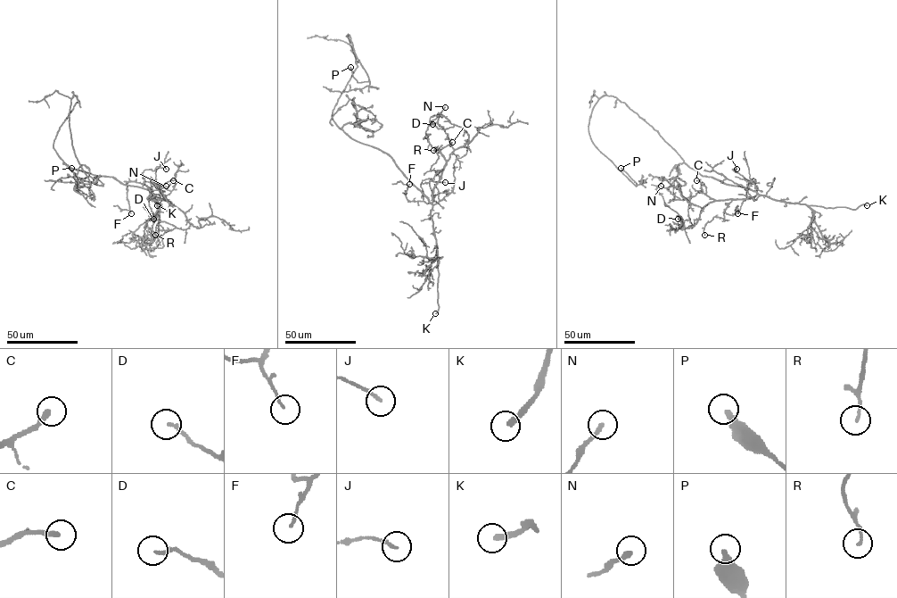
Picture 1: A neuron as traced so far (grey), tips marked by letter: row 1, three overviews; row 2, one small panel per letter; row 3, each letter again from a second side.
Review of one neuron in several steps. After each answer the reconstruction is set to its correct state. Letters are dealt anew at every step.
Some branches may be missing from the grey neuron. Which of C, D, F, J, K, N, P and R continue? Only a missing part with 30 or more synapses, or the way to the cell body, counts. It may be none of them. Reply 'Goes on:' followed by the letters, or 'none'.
Goes on: C, K

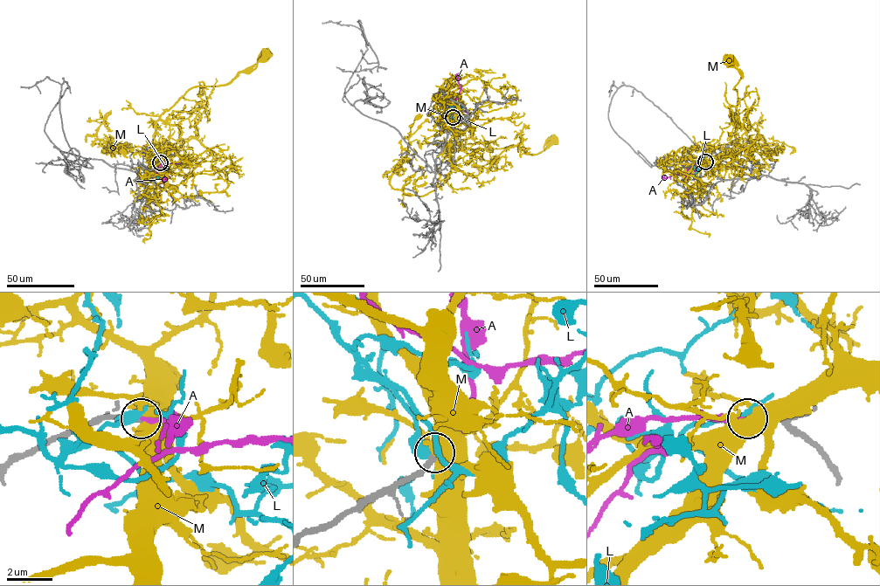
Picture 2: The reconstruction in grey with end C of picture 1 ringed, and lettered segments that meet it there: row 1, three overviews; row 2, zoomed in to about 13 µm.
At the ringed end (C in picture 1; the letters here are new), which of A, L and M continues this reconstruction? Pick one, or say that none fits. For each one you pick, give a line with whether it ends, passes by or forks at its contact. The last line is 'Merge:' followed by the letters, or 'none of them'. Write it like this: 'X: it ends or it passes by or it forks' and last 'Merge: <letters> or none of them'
A: it ends
Merge: A

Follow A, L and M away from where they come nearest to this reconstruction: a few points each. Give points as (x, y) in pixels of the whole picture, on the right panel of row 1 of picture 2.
A: (705, 162), (698, 162), (683, 172), (692, 174), (702, 162)
L: (705, 162), (702, 162), (706, 165), (698, 168), (696, 175)
M: (705, 162), (725, 155), (737, 143), (732, 121), (737, 92), (733, 88), (743, 76), (728, 59)

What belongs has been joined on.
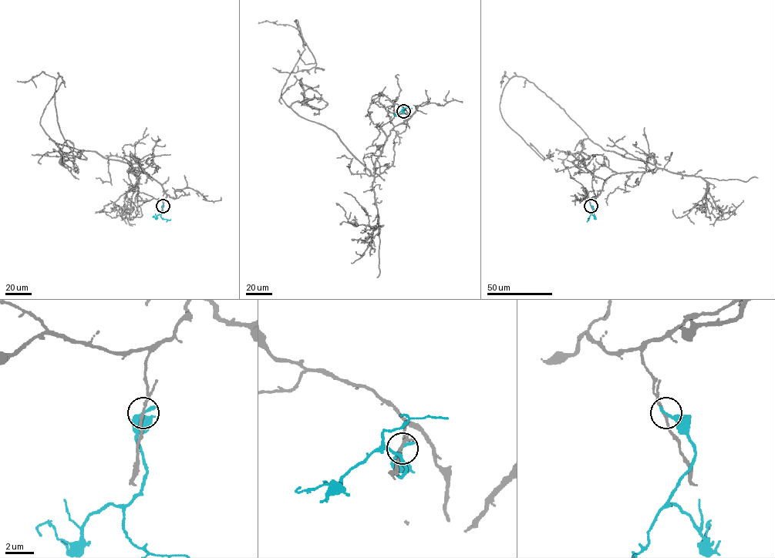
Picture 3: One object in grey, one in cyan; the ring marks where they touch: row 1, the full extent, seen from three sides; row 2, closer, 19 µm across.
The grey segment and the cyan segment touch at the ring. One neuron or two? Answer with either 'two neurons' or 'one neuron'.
two neurons

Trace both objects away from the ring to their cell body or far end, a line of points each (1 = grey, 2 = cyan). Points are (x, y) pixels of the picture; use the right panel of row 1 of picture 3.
1: (591, 206), (611, 175), (655, 166), (605, 150), (513, 76), (501, 115), (547, 154)
2: (591, 206), (594, 210), (588, 220)

